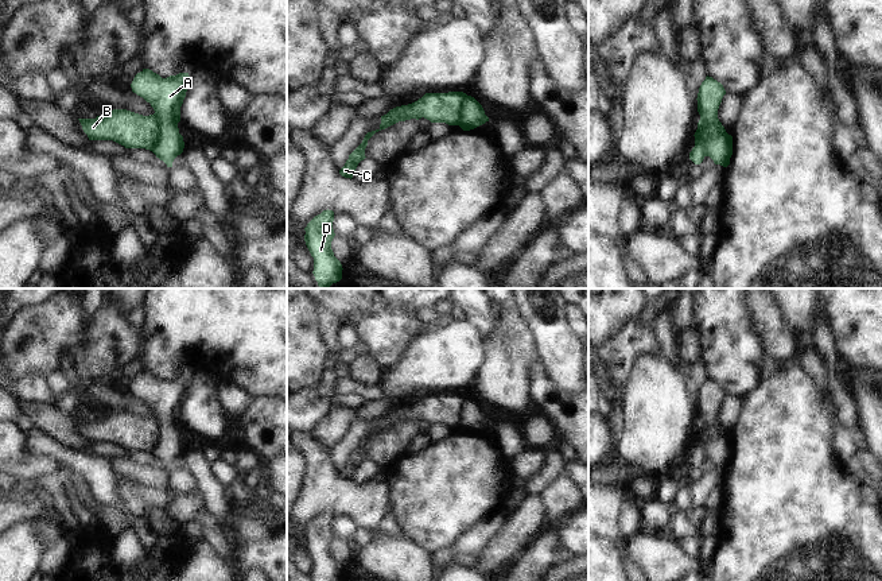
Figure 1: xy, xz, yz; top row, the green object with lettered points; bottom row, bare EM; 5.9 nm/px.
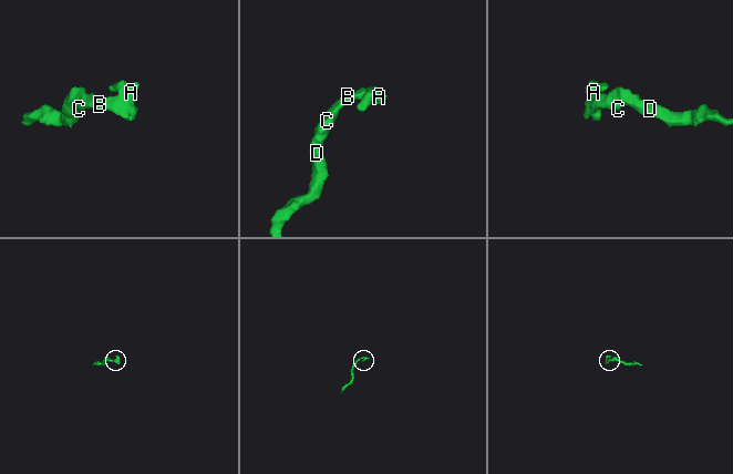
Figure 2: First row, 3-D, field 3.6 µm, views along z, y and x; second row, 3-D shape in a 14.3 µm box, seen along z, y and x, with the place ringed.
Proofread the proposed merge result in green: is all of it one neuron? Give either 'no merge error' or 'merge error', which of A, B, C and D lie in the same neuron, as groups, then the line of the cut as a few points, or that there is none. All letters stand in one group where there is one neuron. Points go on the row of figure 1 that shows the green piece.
merge error; A / B C D; cut in yz along (699, 120), (703, 120), (710, 127), (706, 143), (707, 155)

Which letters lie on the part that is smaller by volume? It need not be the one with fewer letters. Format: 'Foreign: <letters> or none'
Foreign: A

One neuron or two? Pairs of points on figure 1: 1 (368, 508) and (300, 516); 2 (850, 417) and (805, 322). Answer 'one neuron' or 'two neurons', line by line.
1: one neuron
2: two neurons

